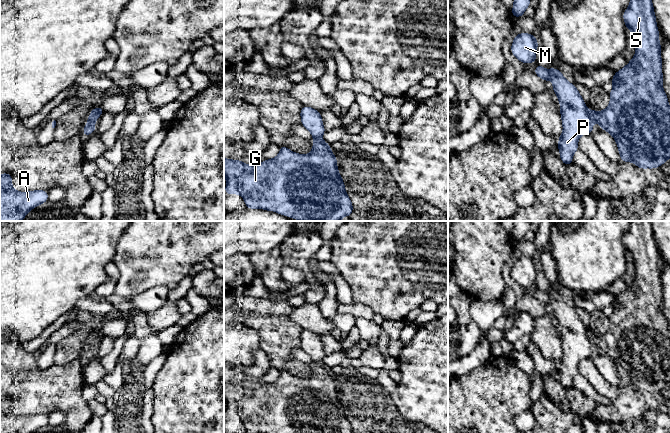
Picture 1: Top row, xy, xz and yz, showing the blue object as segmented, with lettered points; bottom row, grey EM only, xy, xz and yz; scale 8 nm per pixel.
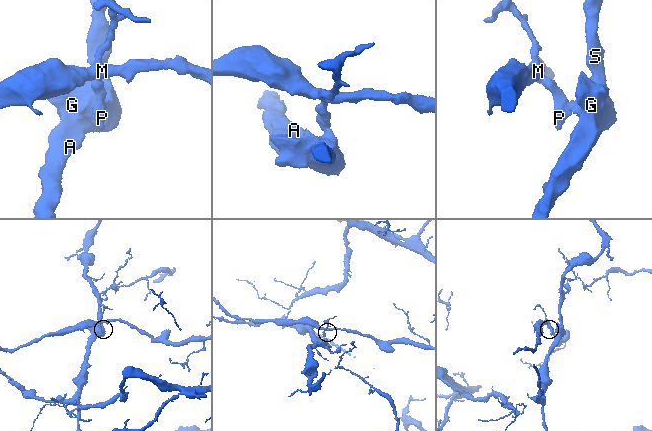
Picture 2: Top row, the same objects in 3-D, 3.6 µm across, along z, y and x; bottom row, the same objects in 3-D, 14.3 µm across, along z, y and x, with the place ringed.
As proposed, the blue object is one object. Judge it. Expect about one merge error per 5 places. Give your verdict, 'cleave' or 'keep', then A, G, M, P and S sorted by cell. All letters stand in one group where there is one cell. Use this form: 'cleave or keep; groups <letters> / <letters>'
cleave; groups A G S / M P

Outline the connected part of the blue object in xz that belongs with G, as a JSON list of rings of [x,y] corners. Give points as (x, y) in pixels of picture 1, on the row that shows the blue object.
[[[313,140],[310,153],[302,155],[280,146],[279,154],[257,165],[224,158],[225,194],[239,194],[249,209],[274,211],[299,221],[340,221],[351,216],[353,205],[339,174],[337,158],[324,140]]]

